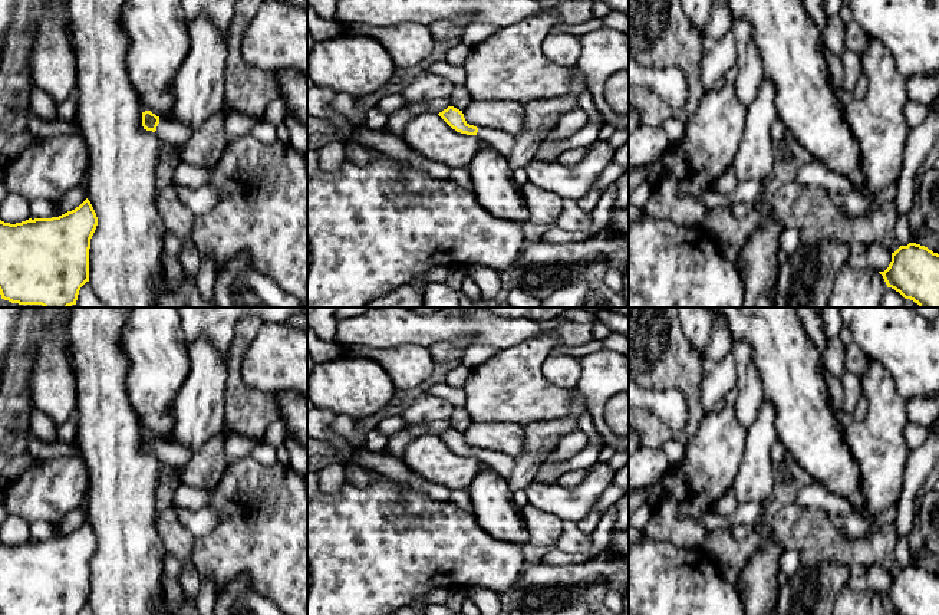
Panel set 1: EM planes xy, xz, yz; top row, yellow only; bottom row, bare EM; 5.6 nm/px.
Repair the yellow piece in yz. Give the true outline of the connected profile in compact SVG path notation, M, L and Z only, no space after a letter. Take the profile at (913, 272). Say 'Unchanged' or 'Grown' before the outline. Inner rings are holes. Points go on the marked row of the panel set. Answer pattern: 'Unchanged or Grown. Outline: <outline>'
Unchanged. Outline: M909 243L892 253L892 262L884 272L879 272L887 287L910 299L919 308L939 308L939 254L925 246Z

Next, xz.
Grown. Outline: M448 106L438 114L452 129L467 135L477 135L487 147L508 158L514 149L515 138L504 131L470 125L462 111Z

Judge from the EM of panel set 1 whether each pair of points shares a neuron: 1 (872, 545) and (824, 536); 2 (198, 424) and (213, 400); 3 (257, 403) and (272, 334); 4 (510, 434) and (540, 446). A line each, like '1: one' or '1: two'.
1: one
2: one
3: two
4: two

